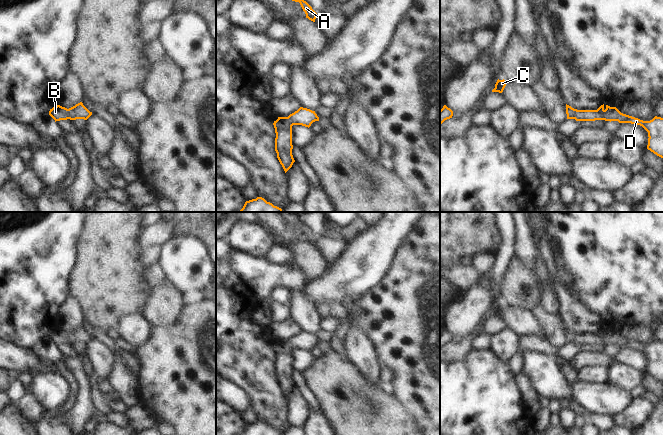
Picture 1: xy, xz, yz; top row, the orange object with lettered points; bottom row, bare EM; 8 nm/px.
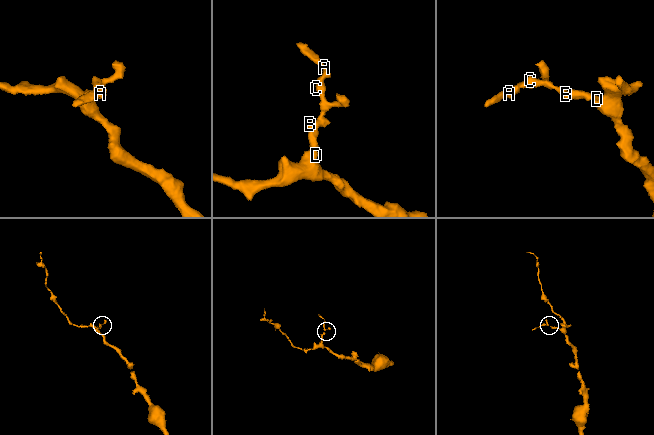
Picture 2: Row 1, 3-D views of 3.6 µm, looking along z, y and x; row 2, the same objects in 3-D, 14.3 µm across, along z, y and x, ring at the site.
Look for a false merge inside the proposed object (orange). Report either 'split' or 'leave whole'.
leave whole

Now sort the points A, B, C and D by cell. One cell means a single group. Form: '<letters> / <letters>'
A B C D

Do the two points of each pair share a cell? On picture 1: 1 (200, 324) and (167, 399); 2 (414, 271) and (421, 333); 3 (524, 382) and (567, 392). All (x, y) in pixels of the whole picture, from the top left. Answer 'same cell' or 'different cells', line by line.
1: same cell
2: same cell
3: different cells

